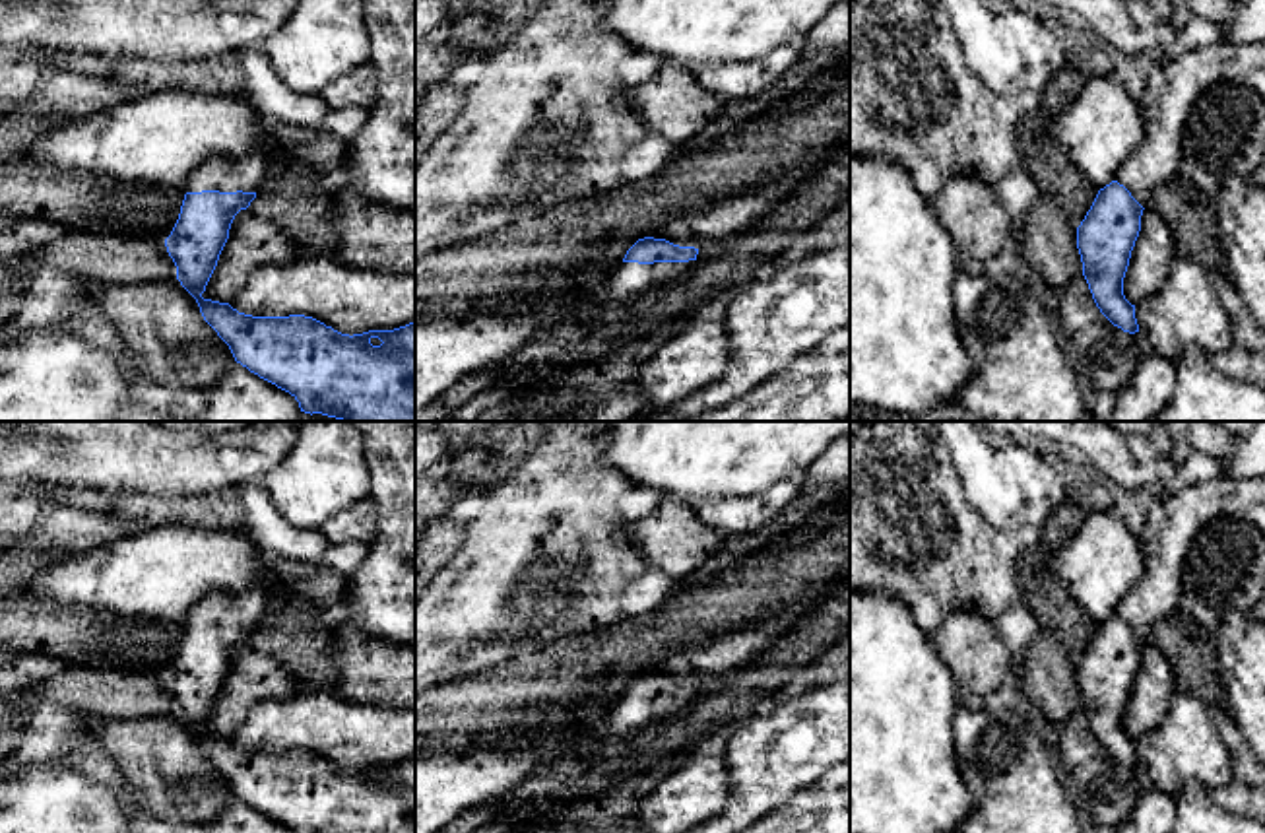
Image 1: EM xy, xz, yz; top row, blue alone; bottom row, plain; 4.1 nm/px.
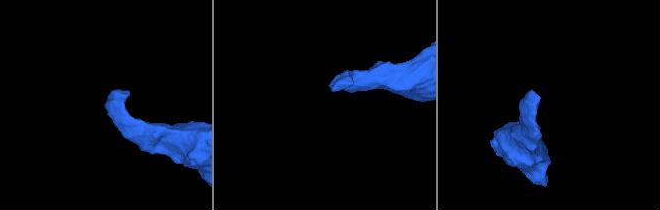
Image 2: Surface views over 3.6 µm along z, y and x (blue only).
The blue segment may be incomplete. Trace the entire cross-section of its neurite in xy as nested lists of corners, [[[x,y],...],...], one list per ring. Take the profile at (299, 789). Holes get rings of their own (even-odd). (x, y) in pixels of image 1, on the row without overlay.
[[[186,627],[165,674],[177,715],[237,798],[295,833],[415,833],[415,757],[341,769],[305,751],[252,751],[202,728],[235,650],[256,627]]]

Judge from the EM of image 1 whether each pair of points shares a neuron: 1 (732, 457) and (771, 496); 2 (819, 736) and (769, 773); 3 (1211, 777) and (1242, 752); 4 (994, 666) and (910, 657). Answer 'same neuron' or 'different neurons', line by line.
1: different neurons
2: same neuron
3: different neurons
4: different neurons

